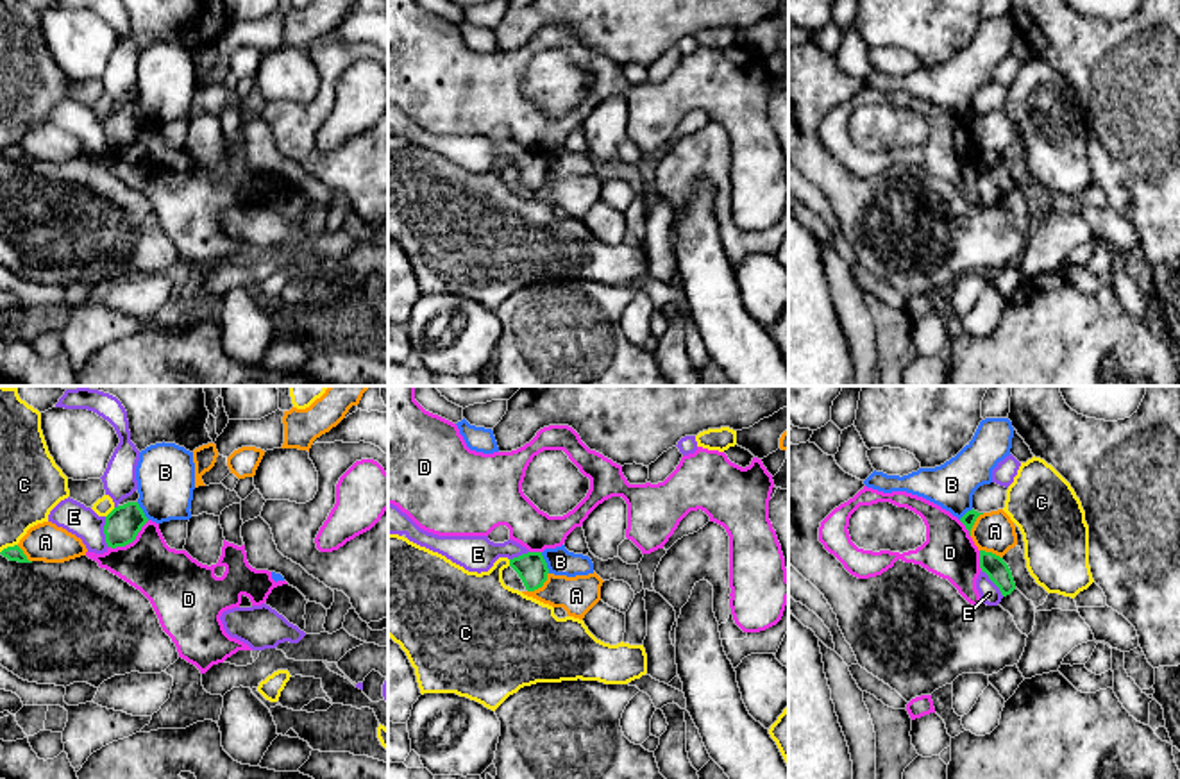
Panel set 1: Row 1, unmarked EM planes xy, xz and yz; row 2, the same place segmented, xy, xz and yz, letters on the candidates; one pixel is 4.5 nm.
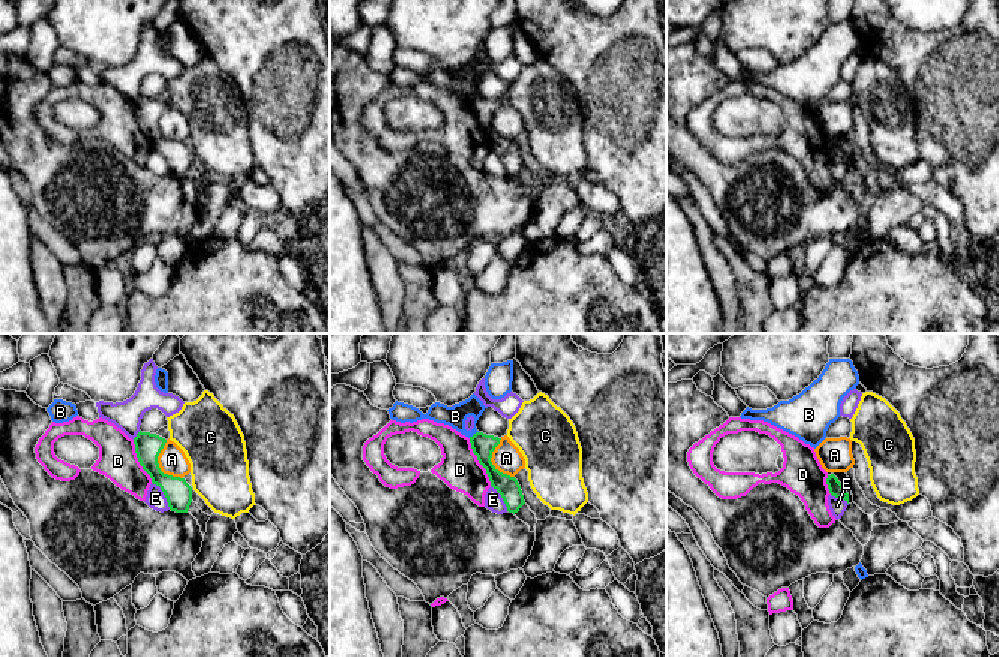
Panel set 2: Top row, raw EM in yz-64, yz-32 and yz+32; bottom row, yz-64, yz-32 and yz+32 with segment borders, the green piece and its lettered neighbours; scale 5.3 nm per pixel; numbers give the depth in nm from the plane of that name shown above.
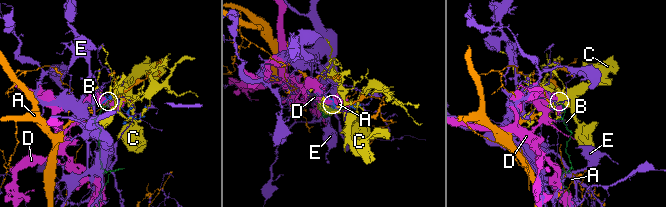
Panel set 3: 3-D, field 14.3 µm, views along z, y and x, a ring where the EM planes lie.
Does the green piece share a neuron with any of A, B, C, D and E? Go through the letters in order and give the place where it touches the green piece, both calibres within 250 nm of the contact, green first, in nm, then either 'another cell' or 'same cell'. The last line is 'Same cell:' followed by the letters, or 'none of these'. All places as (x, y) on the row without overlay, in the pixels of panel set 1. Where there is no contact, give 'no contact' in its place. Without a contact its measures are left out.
A: meets green in xz at (540, 186); 140 nm thick on the green side, 170 nm on the other; another cell
B: meets green in xz at (546, 163); 140 nm thick on the green side, 120 nm on the other; another cell
C: meets green in xy at (109, 113); 160 nm thick on the green side, 80 nm on the other; another cell
D: meets green in xy at (131, 142); 160 nm thick on the green side, 280 nm on the other; another cell
E: meets green in xy at (104, 133); 160 nm thick on the green side, 140 nm on the other; another cell
Same cell: none of these

